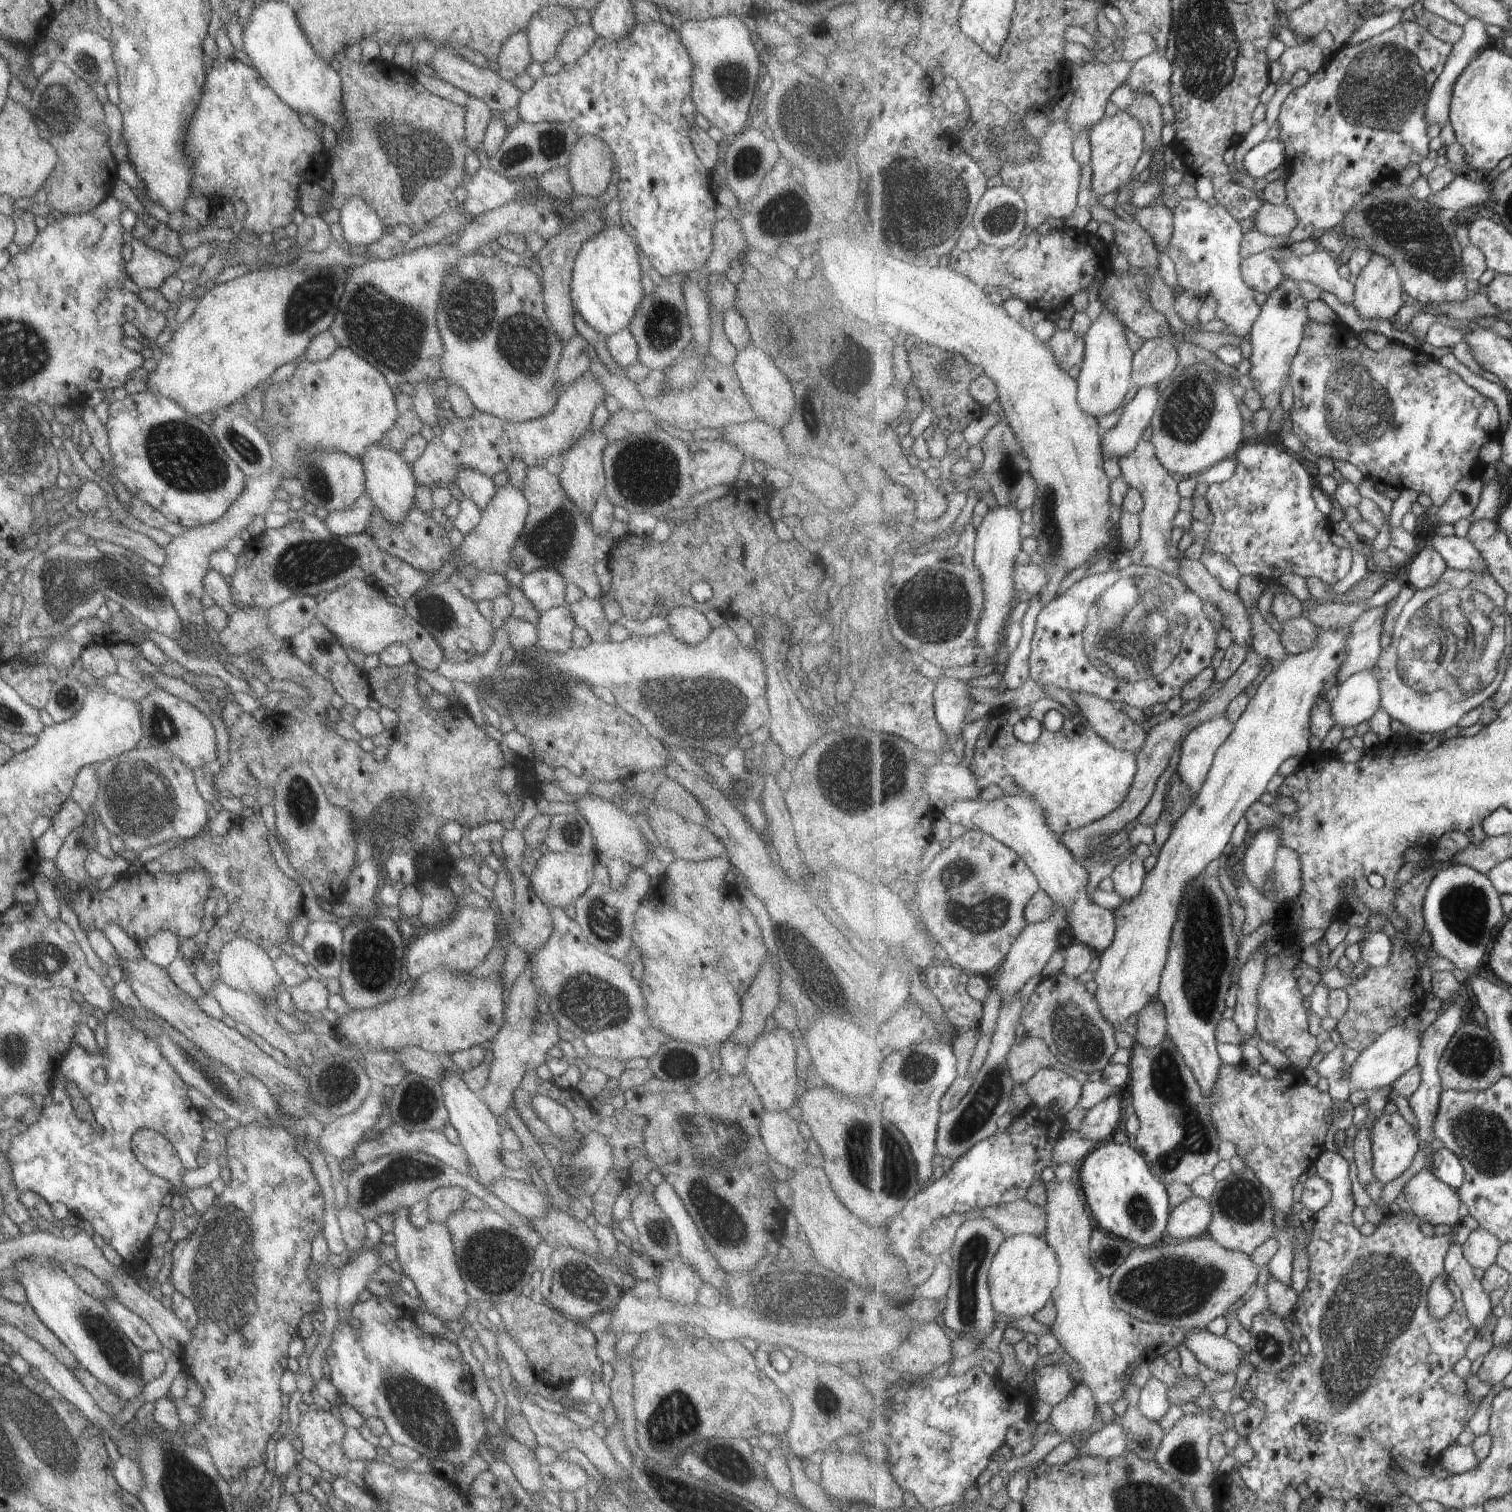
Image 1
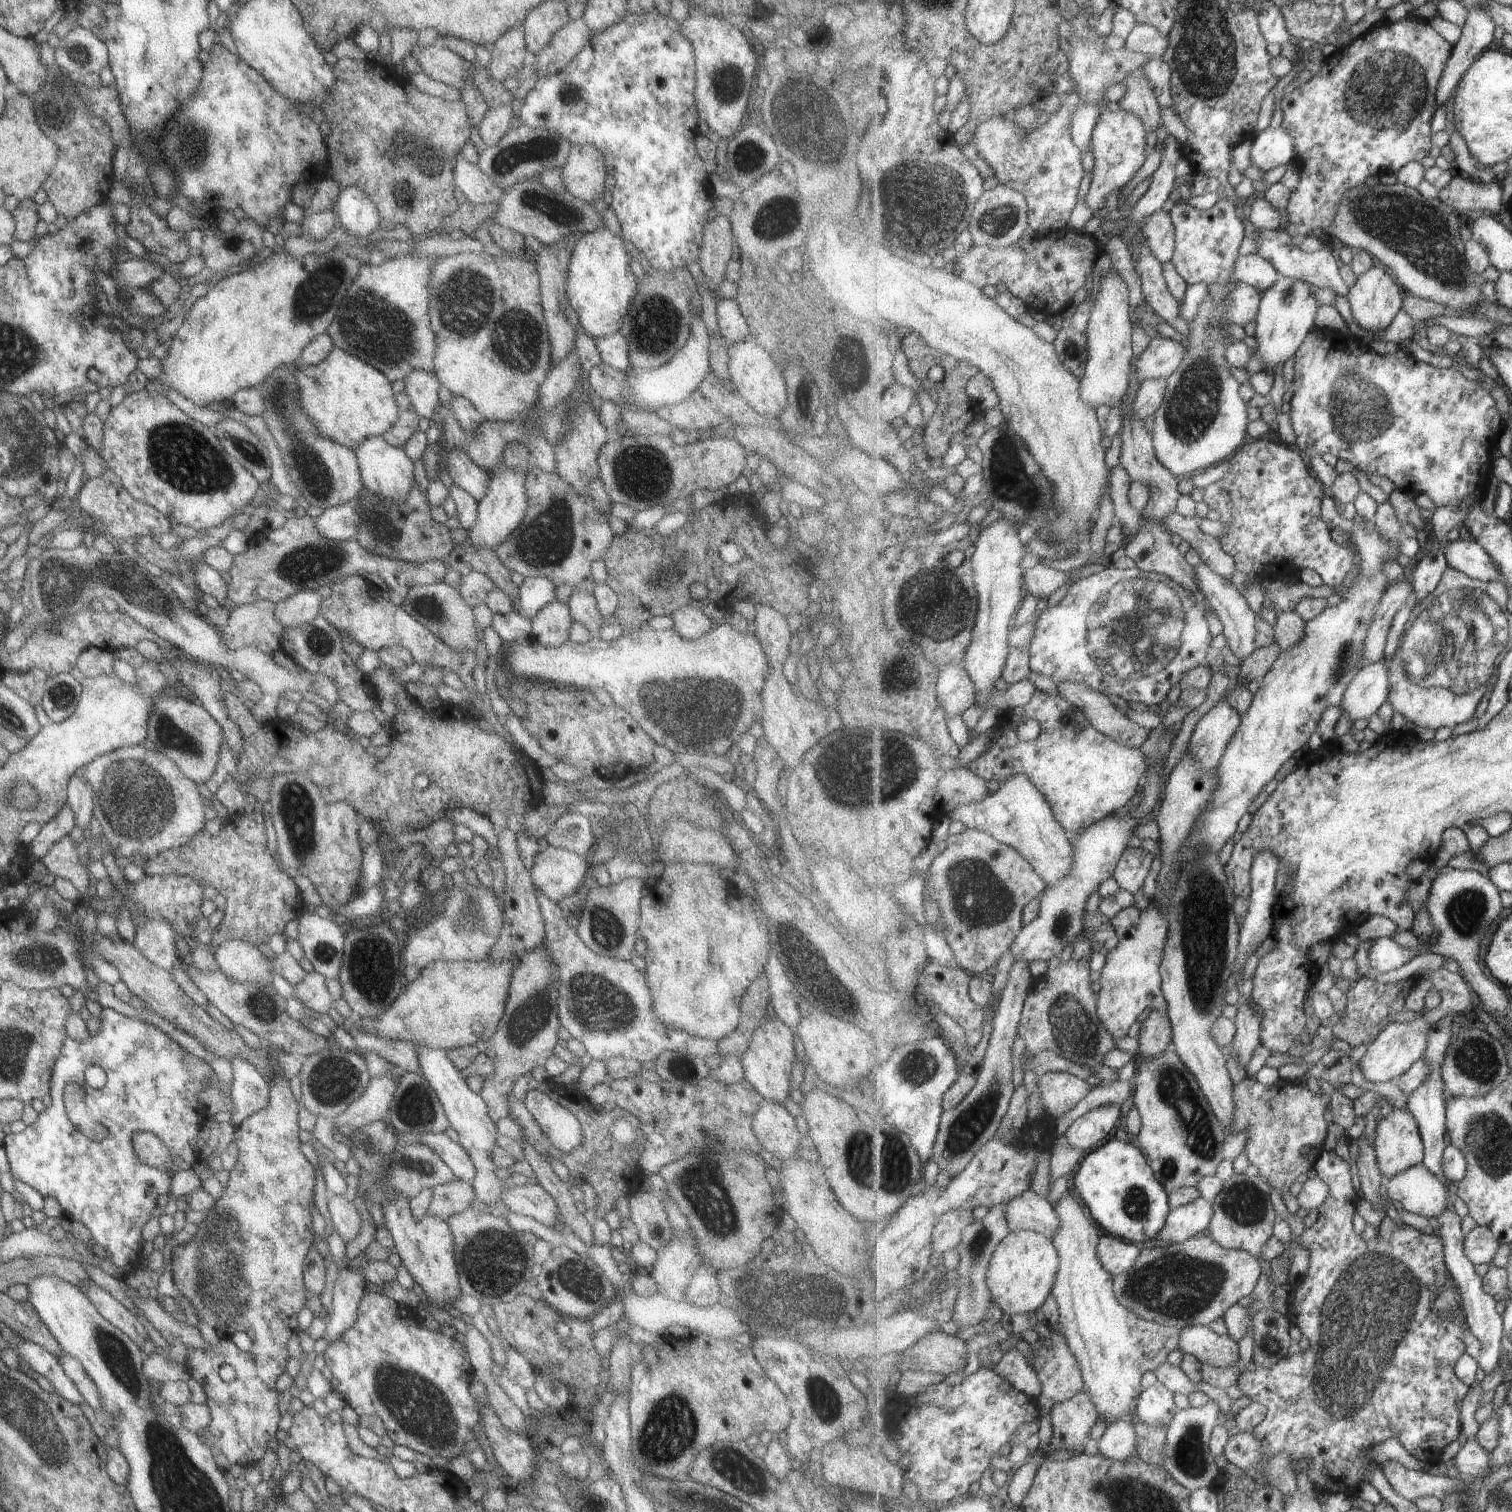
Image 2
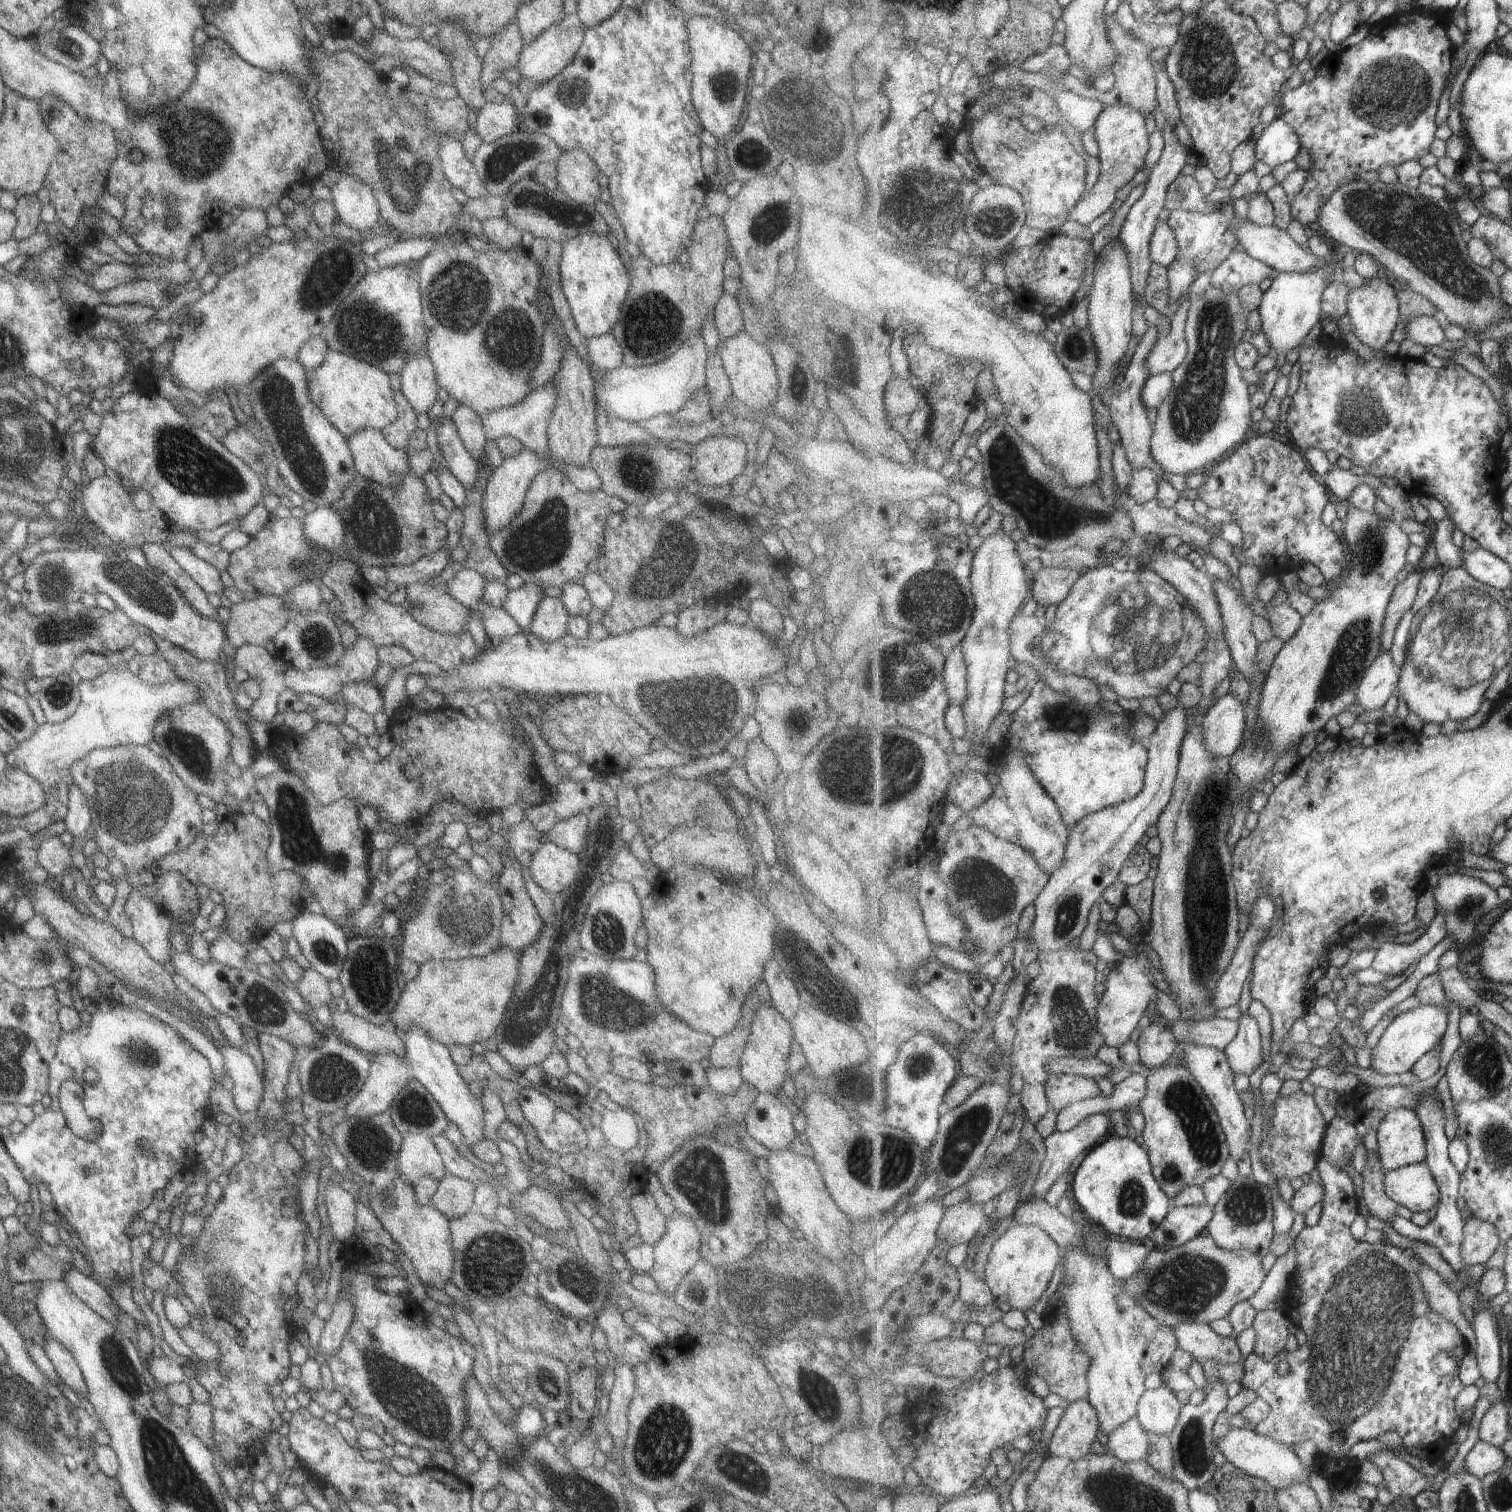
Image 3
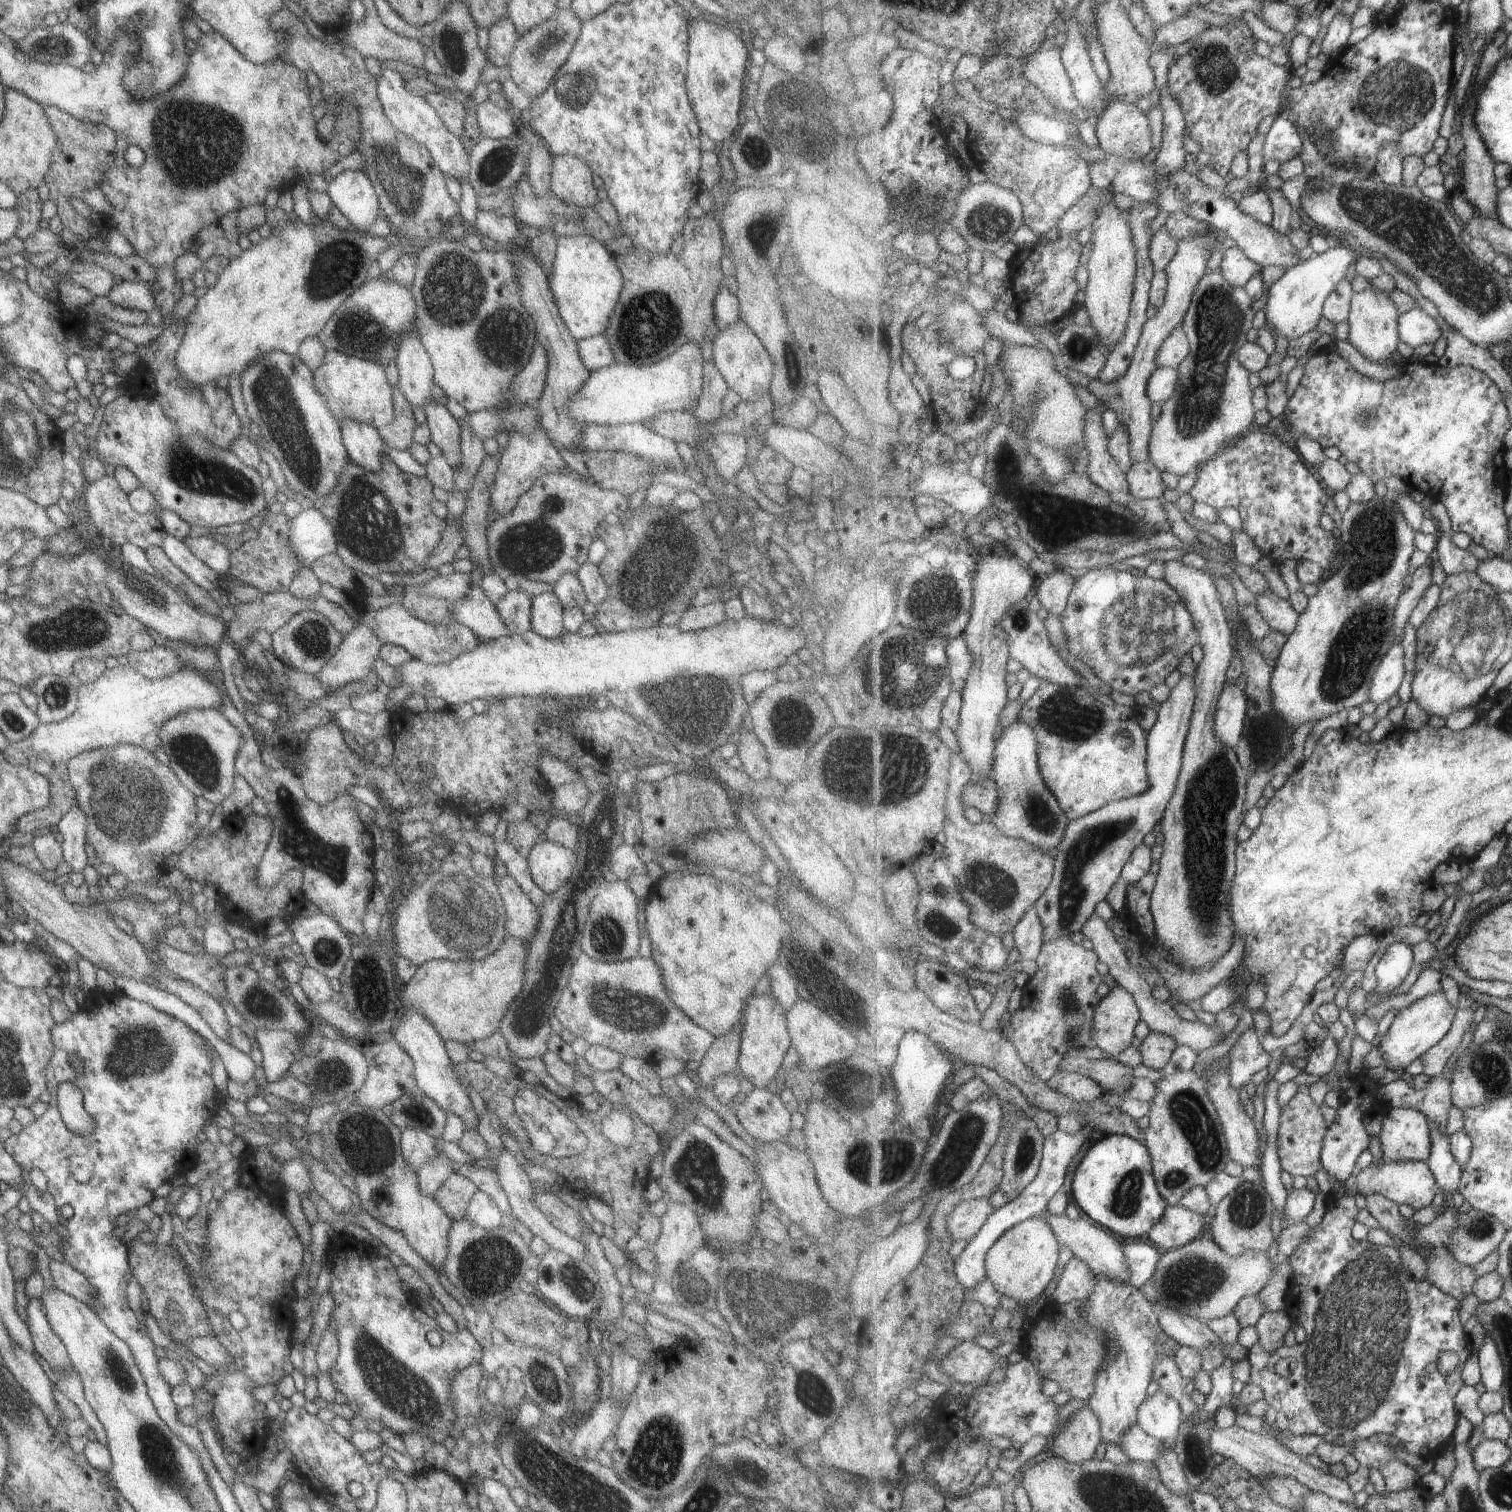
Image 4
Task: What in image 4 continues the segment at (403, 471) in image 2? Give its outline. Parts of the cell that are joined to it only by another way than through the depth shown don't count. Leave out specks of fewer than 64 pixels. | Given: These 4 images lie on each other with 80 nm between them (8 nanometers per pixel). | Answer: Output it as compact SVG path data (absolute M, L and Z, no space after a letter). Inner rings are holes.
M343 419L339 426L348 460L362 469L378 471L386 453L377 429L348 419Z

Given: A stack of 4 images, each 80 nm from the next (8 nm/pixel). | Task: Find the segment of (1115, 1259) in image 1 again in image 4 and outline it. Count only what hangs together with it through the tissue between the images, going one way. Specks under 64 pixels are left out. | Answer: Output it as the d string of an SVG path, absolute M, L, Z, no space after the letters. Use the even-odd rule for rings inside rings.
M1131 1242L1122 1244L1126 1263L1130 1266L1132 1284L1140 1289L1156 1273L1160 1261L1161 1249L1155 1244L1149 1246L1147 1242Z

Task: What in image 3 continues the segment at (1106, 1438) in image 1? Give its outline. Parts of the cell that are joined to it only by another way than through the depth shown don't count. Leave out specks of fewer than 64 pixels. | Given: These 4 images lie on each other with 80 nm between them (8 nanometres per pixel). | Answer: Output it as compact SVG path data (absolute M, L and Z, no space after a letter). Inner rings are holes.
M1138 1415L1125 1421L1121 1426L1107 1434L1105 1447L1111 1455L1122 1461L1145 1459L1150 1449L1150 1440Z

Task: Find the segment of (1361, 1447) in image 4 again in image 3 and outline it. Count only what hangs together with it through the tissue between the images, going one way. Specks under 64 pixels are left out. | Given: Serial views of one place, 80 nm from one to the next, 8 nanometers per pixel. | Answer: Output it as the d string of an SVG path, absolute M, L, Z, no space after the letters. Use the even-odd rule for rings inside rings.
M1381 1451L1370 1460L1382 1468L1388 1490L1394 1497L1413 1499L1425 1490L1433 1490L1432 1477L1423 1474L1410 1458L1401 1458L1393 1451Z

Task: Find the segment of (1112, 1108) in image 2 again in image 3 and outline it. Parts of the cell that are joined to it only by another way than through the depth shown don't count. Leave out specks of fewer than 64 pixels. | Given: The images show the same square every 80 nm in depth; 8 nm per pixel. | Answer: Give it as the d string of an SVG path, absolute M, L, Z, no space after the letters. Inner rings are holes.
M1097 1113L1091 1116L1088 1116L1080 1122L1079 1125L1075 1126L1067 1132L1054 1131L1049 1135L1044 1141L1046 1142L1046 1156L1041 1158L1042 1171L1039 1173L1039 1178L1034 1184L1034 1194L1032 1197L1041 1197L1045 1196L1051 1186L1069 1170L1069 1166L1075 1162L1075 1158L1081 1154L1081 1152L1087 1152L1091 1150L1094 1146L1097 1146L1099 1140L1103 1140L1109 1130L1113 1126L1112 1116L1109 1113Z

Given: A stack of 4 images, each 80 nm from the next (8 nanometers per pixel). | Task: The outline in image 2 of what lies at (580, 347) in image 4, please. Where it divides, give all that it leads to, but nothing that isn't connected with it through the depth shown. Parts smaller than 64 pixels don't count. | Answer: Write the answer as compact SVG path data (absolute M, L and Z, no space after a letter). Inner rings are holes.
M619 331L613 334L596 337L594 340L600 361L618 371L624 371L629 366L628 340Z

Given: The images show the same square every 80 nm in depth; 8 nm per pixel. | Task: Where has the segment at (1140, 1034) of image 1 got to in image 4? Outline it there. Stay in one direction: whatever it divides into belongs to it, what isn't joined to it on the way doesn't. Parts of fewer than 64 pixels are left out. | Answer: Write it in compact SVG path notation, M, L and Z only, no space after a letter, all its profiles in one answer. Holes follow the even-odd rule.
M1152 1031L1141 1040L1140 1051L1145 1066L1158 1070L1167 1066L1173 1052L1177 1050L1178 1042L1168 1034Z

